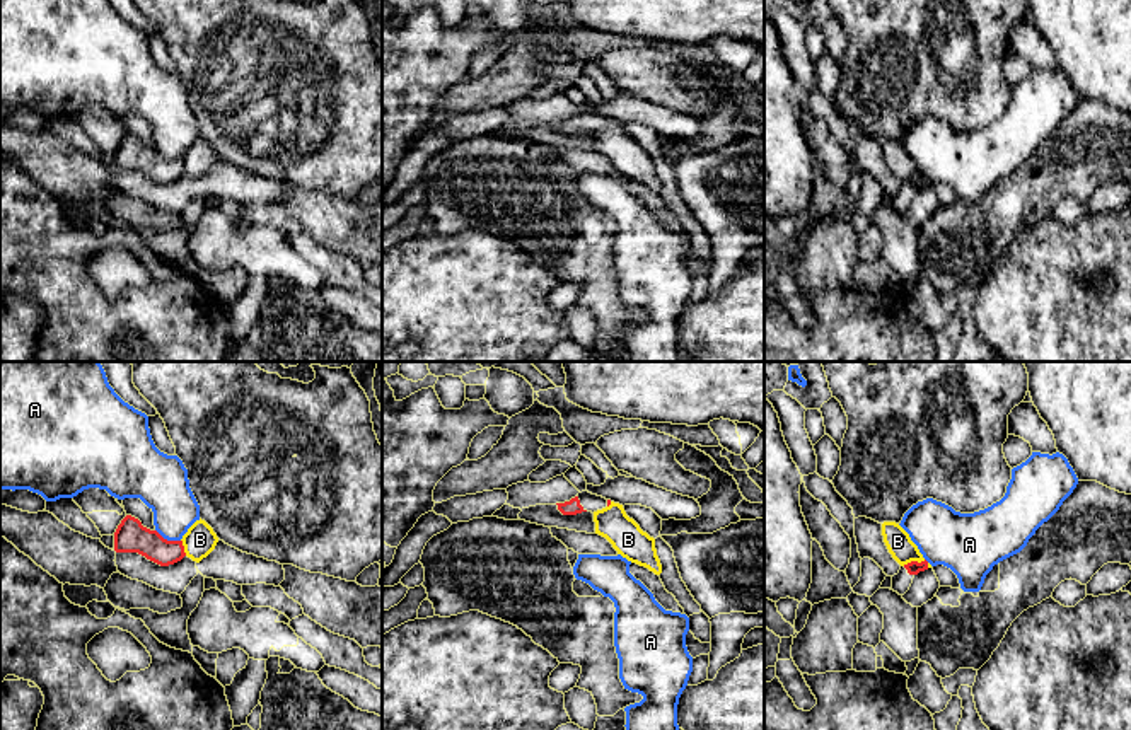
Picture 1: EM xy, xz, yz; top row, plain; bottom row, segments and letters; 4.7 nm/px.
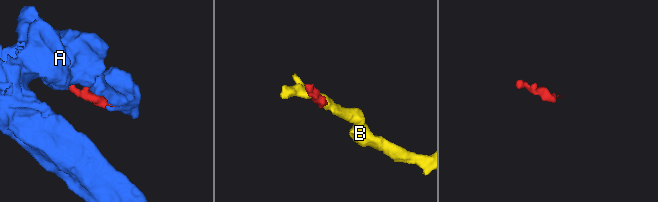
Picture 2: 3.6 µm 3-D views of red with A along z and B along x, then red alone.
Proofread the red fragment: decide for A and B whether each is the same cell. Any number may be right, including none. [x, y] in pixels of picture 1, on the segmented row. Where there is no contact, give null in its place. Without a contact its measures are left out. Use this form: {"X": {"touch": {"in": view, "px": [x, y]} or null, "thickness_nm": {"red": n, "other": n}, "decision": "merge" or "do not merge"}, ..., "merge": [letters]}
{"A": {"touch": {"in": "xy", "px": [166, 539]}, "thickness_nm": {"red": 150, "other": 240}, "decision": "do not merge"}, "B": {"touch": {"in": "yz", "px": [913, 561]}, "thickness_nm": {"red": 60, "other": 120}, "decision": "do not merge"}, "merge": []}

